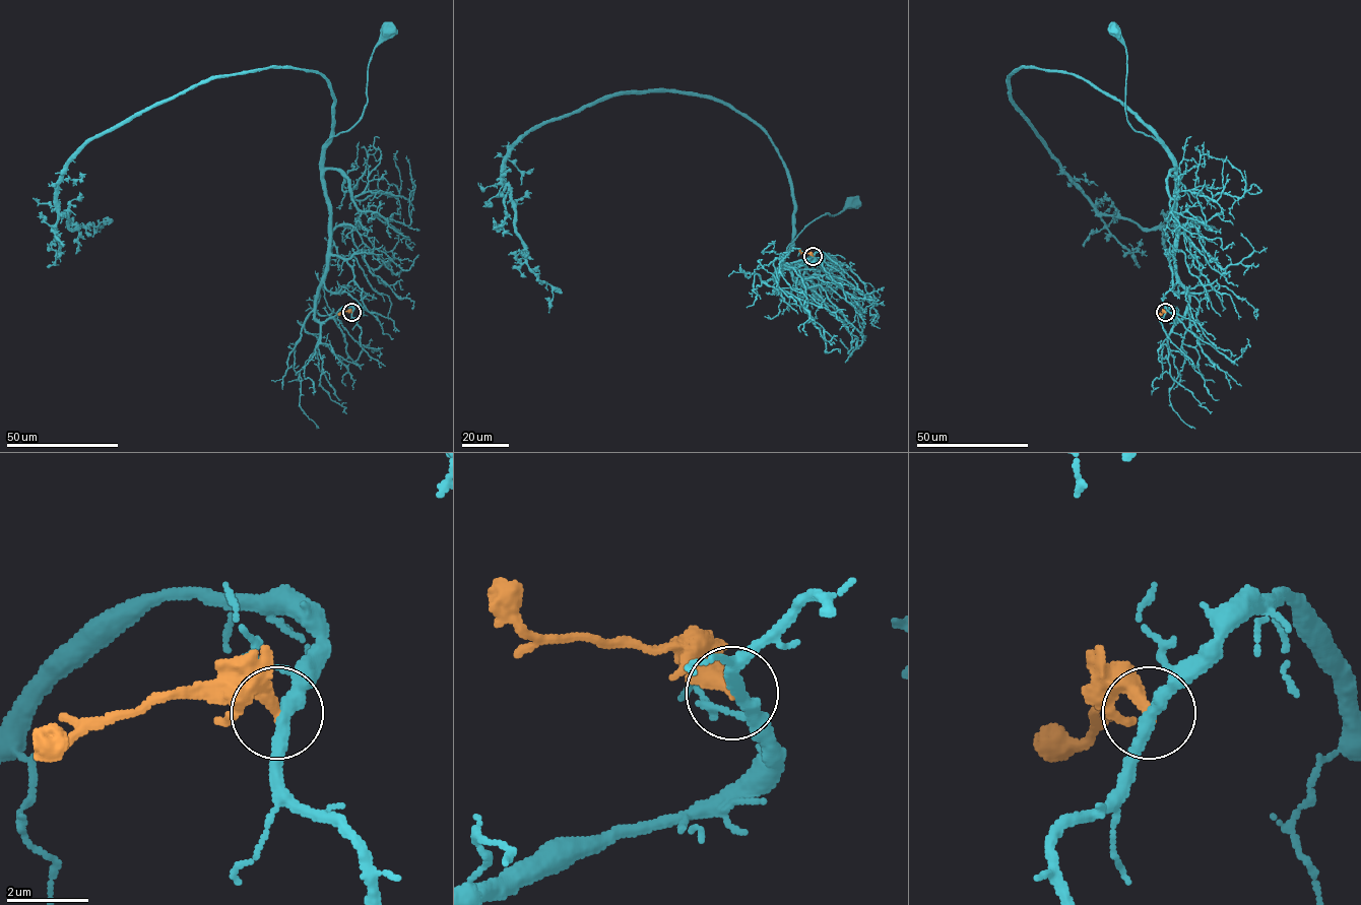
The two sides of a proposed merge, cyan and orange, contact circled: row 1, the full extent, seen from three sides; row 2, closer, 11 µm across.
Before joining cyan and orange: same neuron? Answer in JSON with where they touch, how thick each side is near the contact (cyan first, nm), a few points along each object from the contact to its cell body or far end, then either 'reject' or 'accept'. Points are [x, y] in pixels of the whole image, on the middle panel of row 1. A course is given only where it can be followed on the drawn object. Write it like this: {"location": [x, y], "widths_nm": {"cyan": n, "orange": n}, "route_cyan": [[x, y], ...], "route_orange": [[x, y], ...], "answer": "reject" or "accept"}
{"location": [813, 256], "widths_nm": {"cyan": 320, "orange": 340}, "route_cyan": [[813, 256], [800, 266], [781, 266], [775, 280], [789, 267], [783, 256], [797, 235], [851, 201]], "route_orange": [[813, 256], [799, 249]], "answer": "reject"}

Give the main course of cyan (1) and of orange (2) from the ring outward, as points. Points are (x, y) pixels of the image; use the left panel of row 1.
1: (351, 312), (344, 306), (323, 322), (315, 318), (329, 238), (323, 148), (360, 118), (373, 50), (388, 30)
2: (351, 312), (338, 313)

